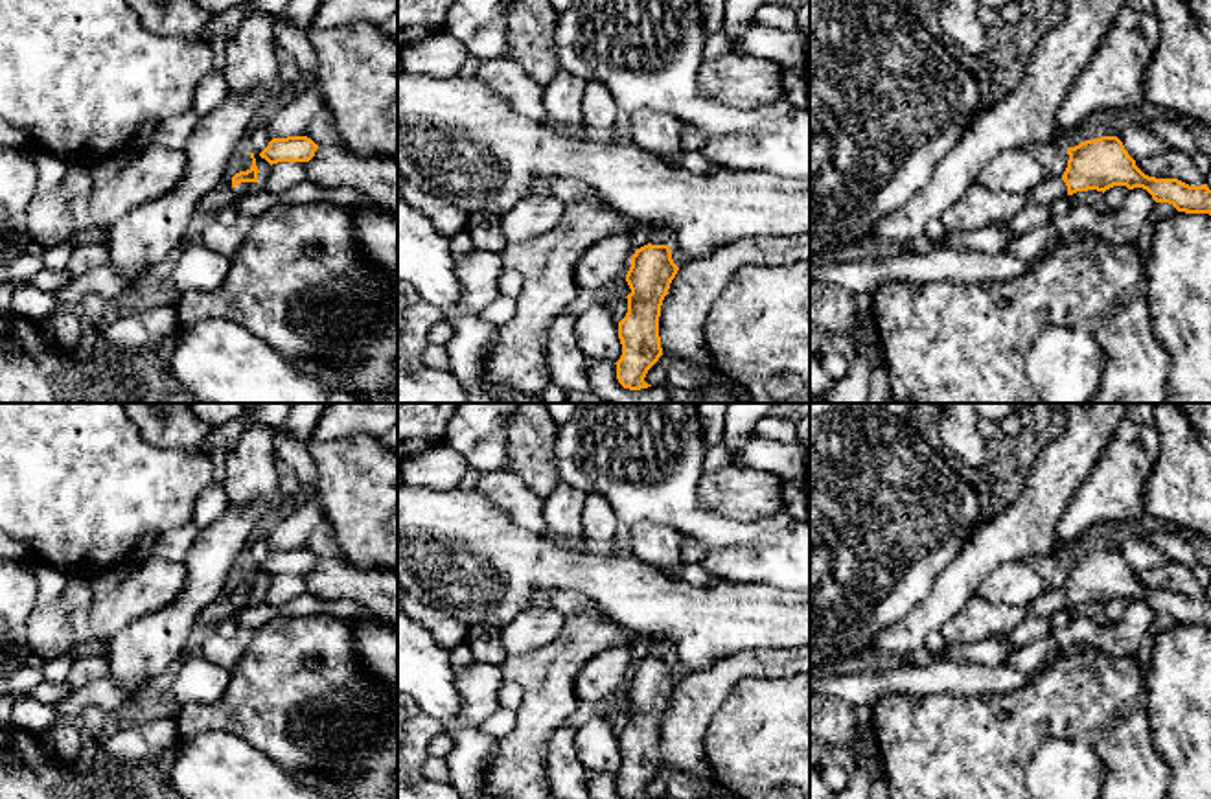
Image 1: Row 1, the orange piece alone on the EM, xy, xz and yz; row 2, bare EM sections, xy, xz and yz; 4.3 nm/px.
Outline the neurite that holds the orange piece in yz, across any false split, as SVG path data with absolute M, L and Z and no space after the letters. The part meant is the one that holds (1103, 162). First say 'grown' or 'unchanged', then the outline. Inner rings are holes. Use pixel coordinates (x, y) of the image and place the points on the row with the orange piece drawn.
grown; M1101 136L1067 147L1067 168L1062 177L1045 177L1029 193L1029 204L1051 206L1056 199L1077 191L1106 191L1113 186L1143 188L1156 203L1169 203L1178 212L1209 214L1207 184L1189 186L1178 179L1145 175L1117 136Z

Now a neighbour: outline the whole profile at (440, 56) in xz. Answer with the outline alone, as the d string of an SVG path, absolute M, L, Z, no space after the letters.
M436 33L398 50L405 72L438 79L456 77L469 57L466 48L447 33Z

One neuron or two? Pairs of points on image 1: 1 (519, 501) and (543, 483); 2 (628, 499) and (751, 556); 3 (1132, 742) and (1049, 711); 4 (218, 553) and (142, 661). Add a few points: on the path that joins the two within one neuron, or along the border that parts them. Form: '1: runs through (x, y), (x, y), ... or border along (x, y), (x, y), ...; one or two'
1: border along (503, 468), (510, 470), (542, 497); two
2: runs through (659, 499), (672, 499), (696, 523), (720, 536); one
3: border along (1130, 704), (1094, 739); two
4: runs through (205, 580), (196, 597), (162, 634); one

